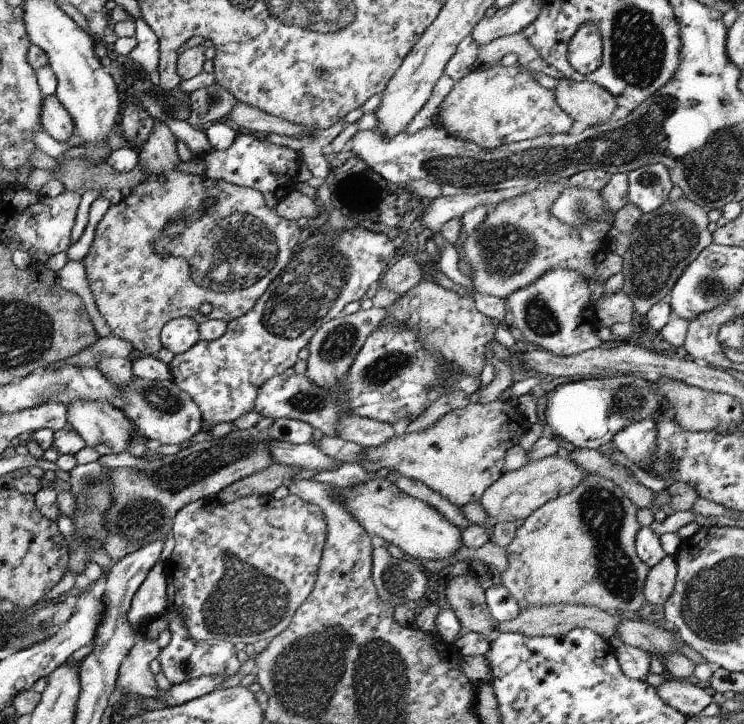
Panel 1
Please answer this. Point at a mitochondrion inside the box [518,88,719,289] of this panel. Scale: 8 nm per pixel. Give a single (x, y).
(591, 208)

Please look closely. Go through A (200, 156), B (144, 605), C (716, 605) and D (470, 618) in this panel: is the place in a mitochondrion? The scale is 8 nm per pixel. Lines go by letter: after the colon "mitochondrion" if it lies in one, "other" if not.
A: other
B: other
C: mitochondrion
D: other

